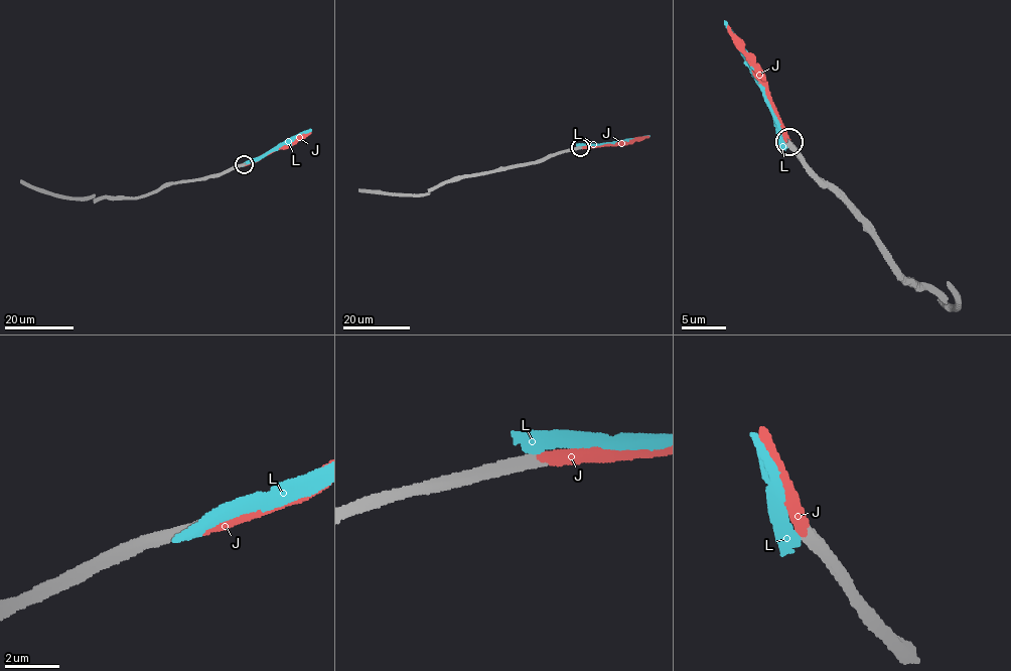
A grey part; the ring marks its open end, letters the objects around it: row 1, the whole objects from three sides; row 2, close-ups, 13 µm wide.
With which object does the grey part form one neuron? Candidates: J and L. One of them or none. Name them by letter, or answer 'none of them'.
J

